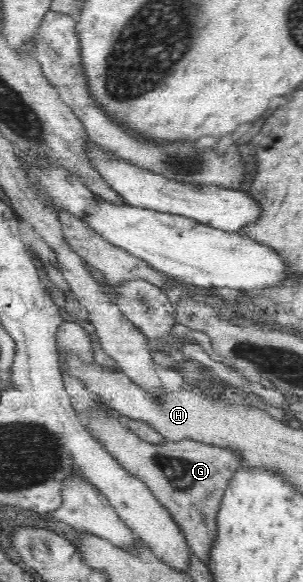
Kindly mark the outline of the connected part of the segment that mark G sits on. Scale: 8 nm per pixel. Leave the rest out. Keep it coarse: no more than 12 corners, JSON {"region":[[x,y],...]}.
{"region":[[62,377],[86,428],[139,478],[207,565],[240,457],[150,444]]}

